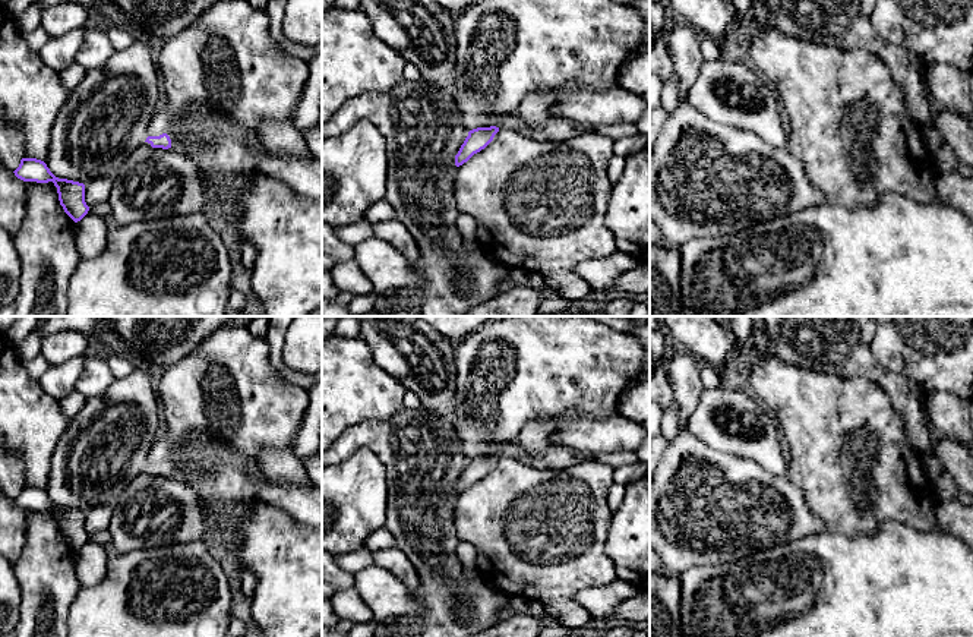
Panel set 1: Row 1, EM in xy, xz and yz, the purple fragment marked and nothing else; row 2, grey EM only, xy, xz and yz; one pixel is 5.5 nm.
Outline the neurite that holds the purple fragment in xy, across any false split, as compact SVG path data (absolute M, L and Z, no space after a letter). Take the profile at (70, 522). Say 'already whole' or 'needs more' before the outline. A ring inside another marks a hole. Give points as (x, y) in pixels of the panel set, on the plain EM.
already whole; M22 486L19 495L13 501L23 510L53 510L57 515L60 533L75 551L80 549L88 542L89 534L85 530L85 513L56 505L44 489Z

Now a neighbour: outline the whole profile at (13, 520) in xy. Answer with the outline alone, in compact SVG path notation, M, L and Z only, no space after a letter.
M0 491L0 555L16 562L25 545L28 510L15 504Z

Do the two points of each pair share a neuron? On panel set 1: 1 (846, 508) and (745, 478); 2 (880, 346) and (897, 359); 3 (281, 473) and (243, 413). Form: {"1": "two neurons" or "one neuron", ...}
{"1": "two neurons", "2": "one neuron", "3": "two neurons"}

